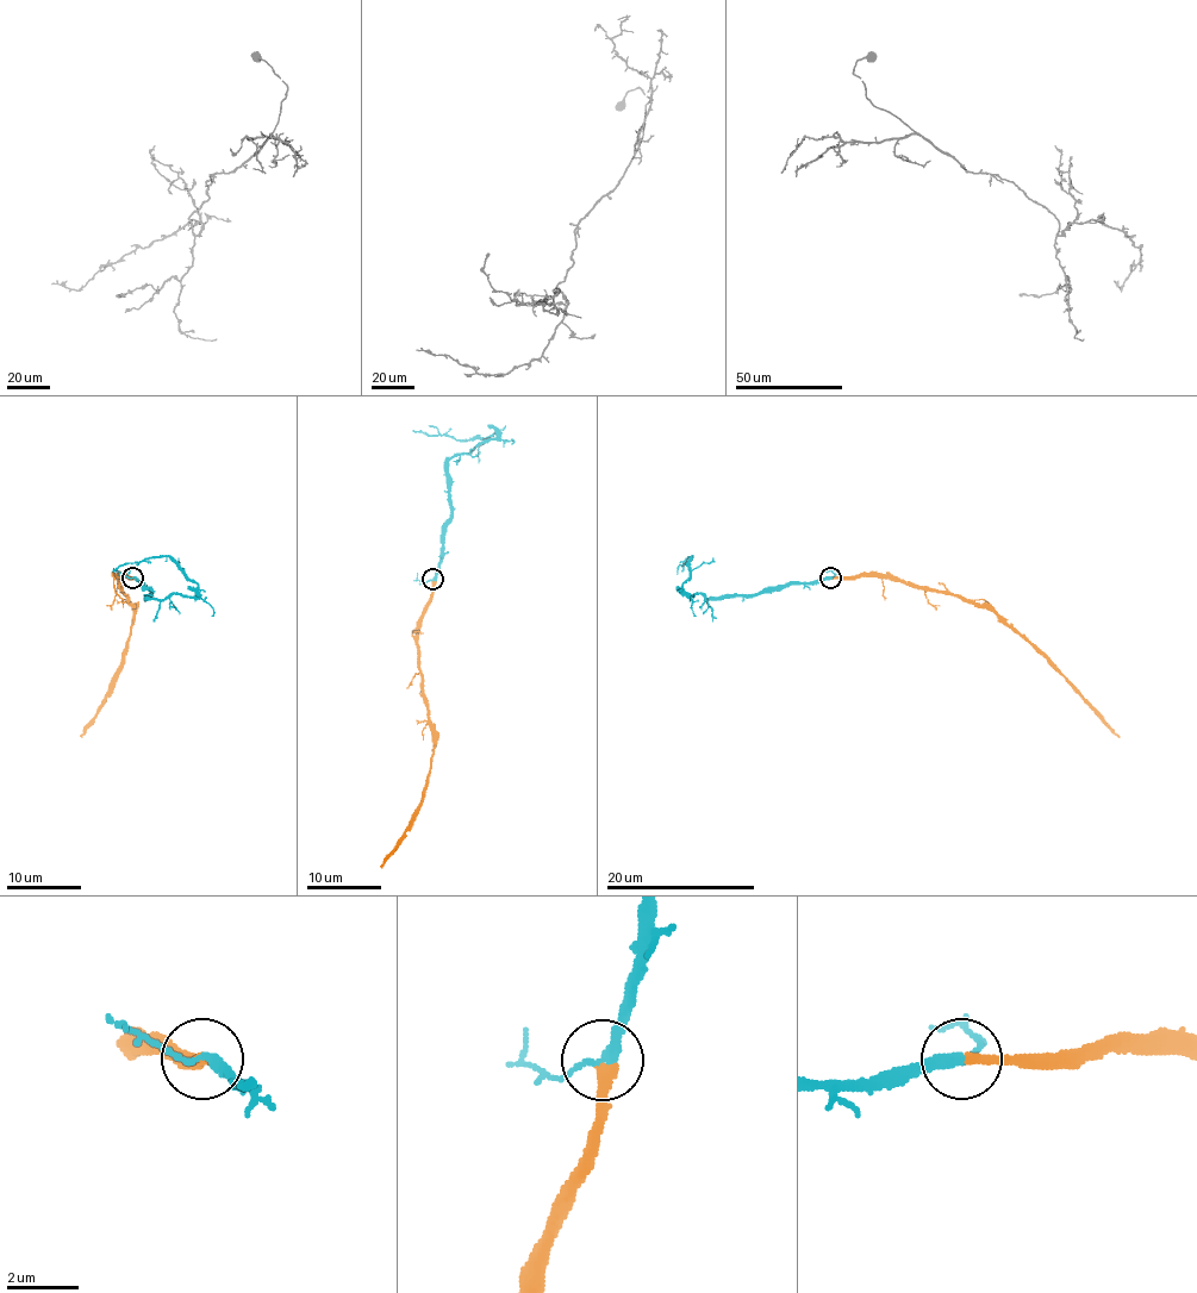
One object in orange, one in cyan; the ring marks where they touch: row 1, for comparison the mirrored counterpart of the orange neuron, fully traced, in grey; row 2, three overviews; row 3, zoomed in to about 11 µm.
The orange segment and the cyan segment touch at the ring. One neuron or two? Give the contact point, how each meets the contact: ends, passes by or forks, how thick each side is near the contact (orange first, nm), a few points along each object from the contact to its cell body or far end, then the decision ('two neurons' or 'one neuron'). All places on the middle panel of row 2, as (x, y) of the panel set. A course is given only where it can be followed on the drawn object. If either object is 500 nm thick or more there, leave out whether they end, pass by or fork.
place (432, 579); orange ends; cyan passes by; calibres 240 and 220 nm; course orange (432, 581), (432, 598), (418, 632), (432, 761), (422, 807), (380, 868); course cyan (432, 579), (452, 512), (448, 462), (498, 431), (468, 439), (412, 431); one neuron

